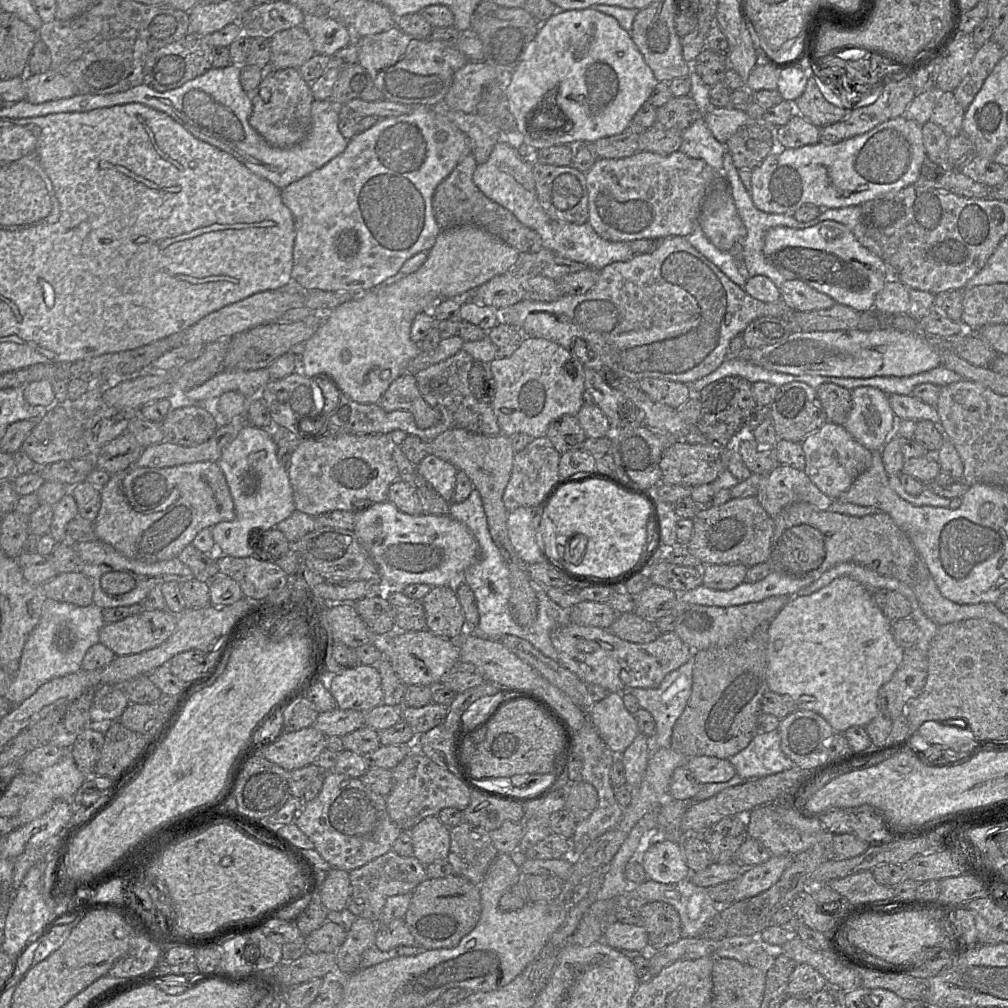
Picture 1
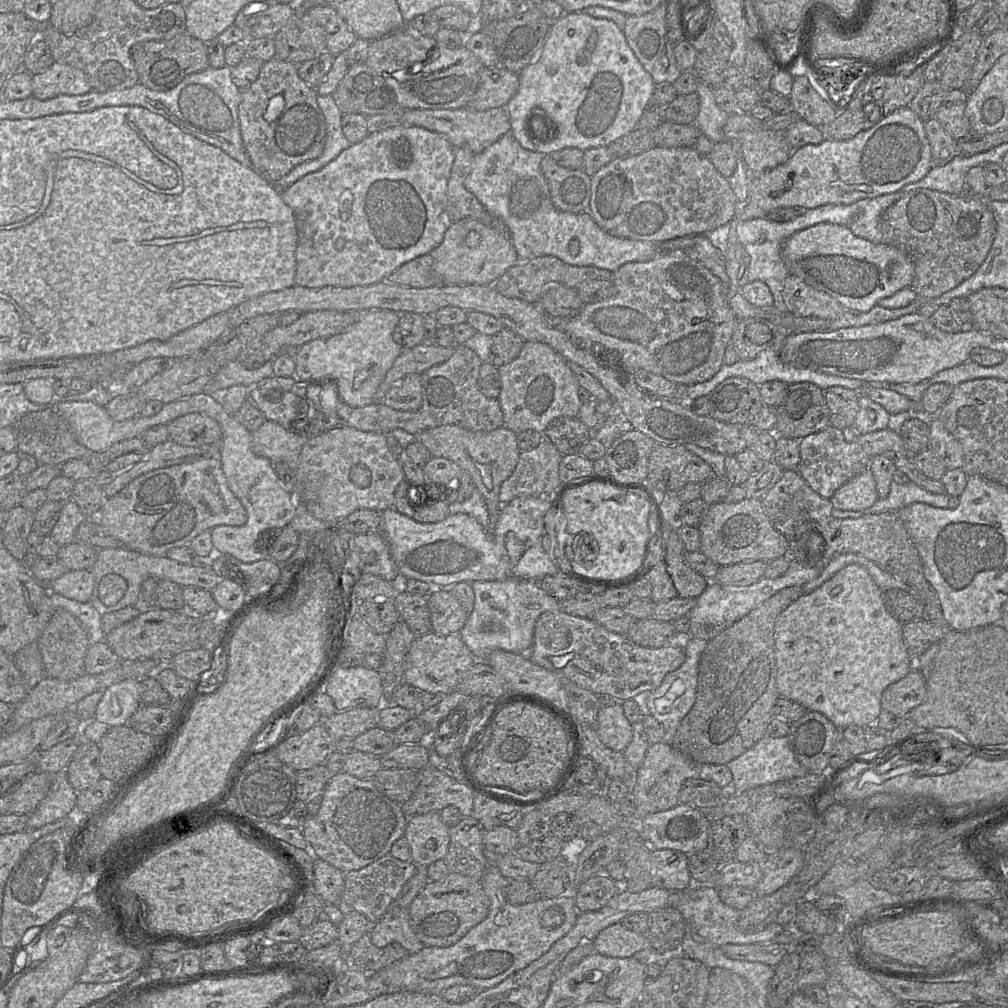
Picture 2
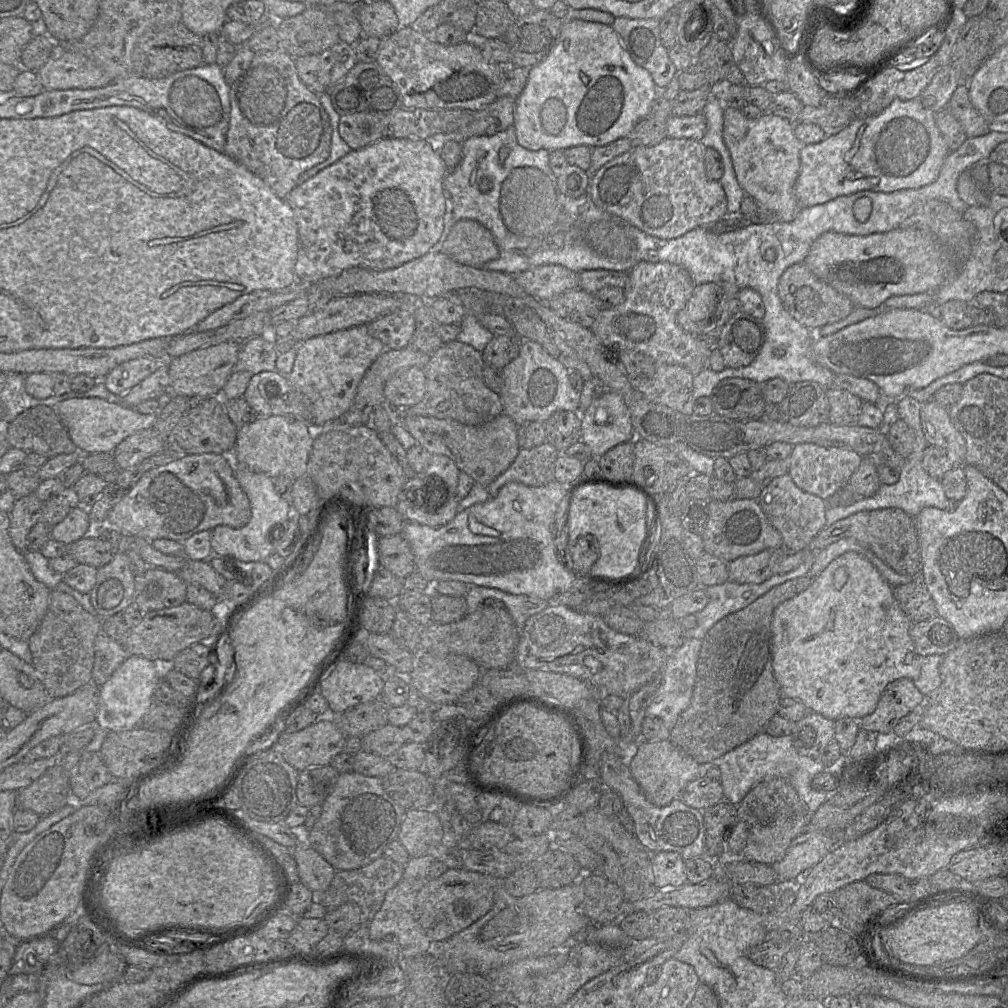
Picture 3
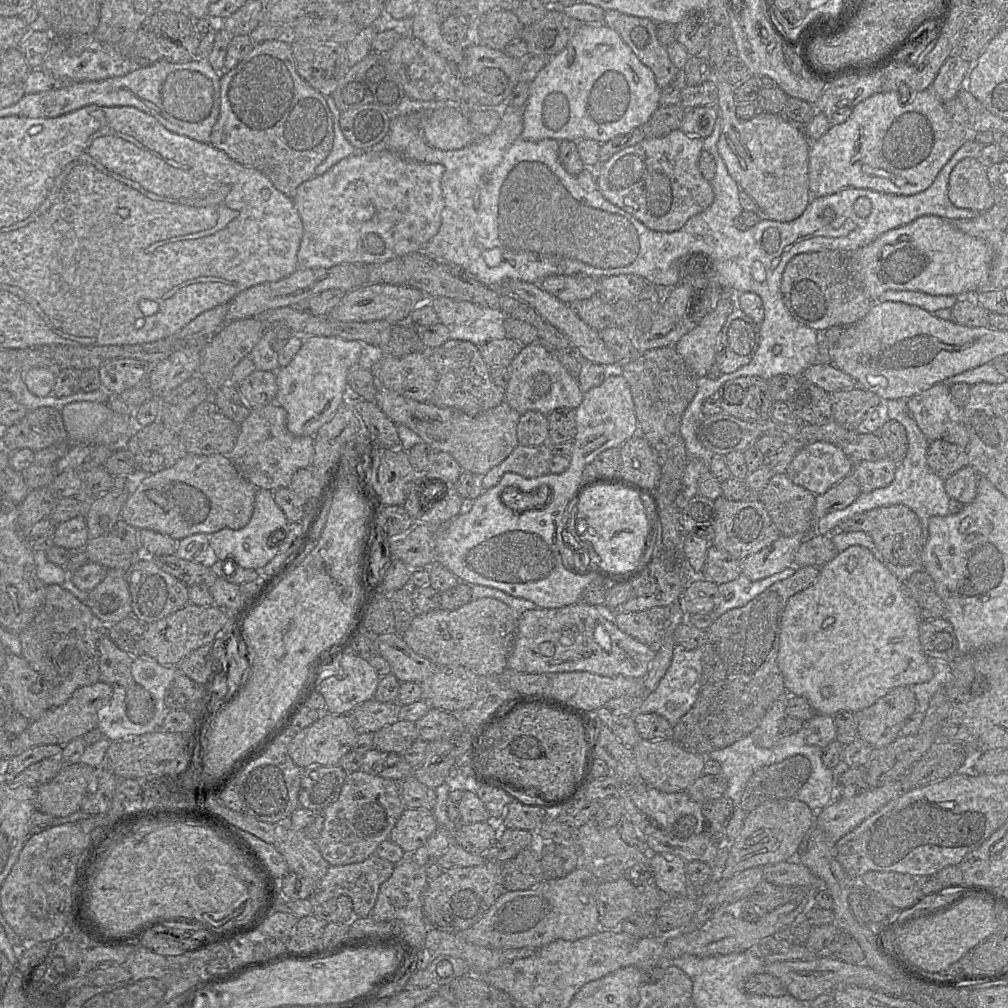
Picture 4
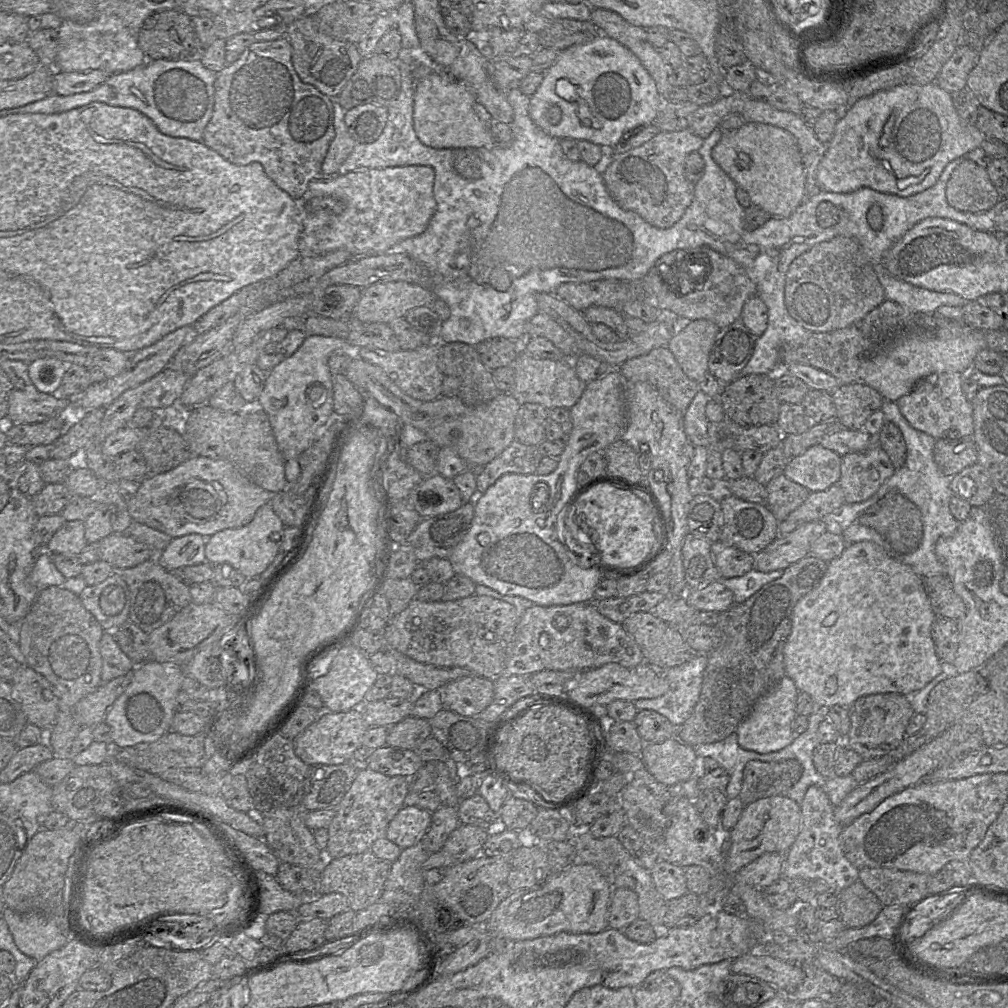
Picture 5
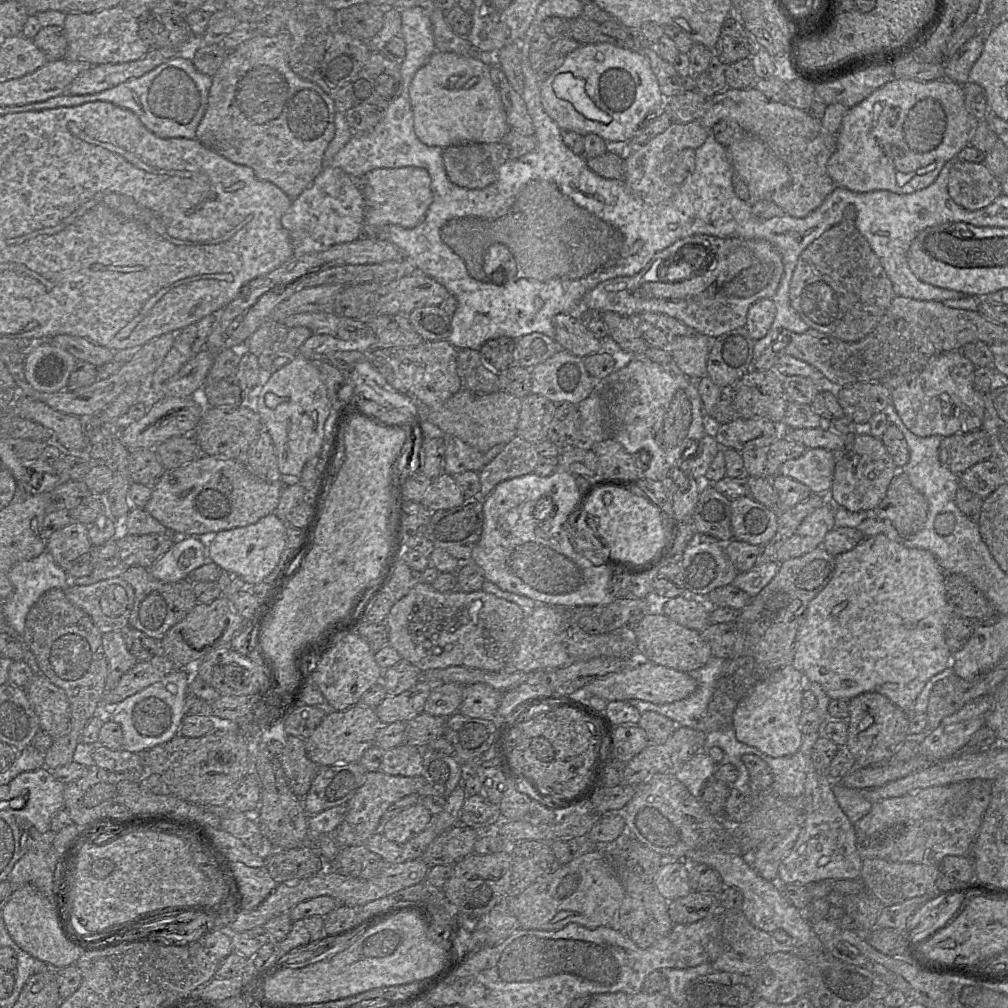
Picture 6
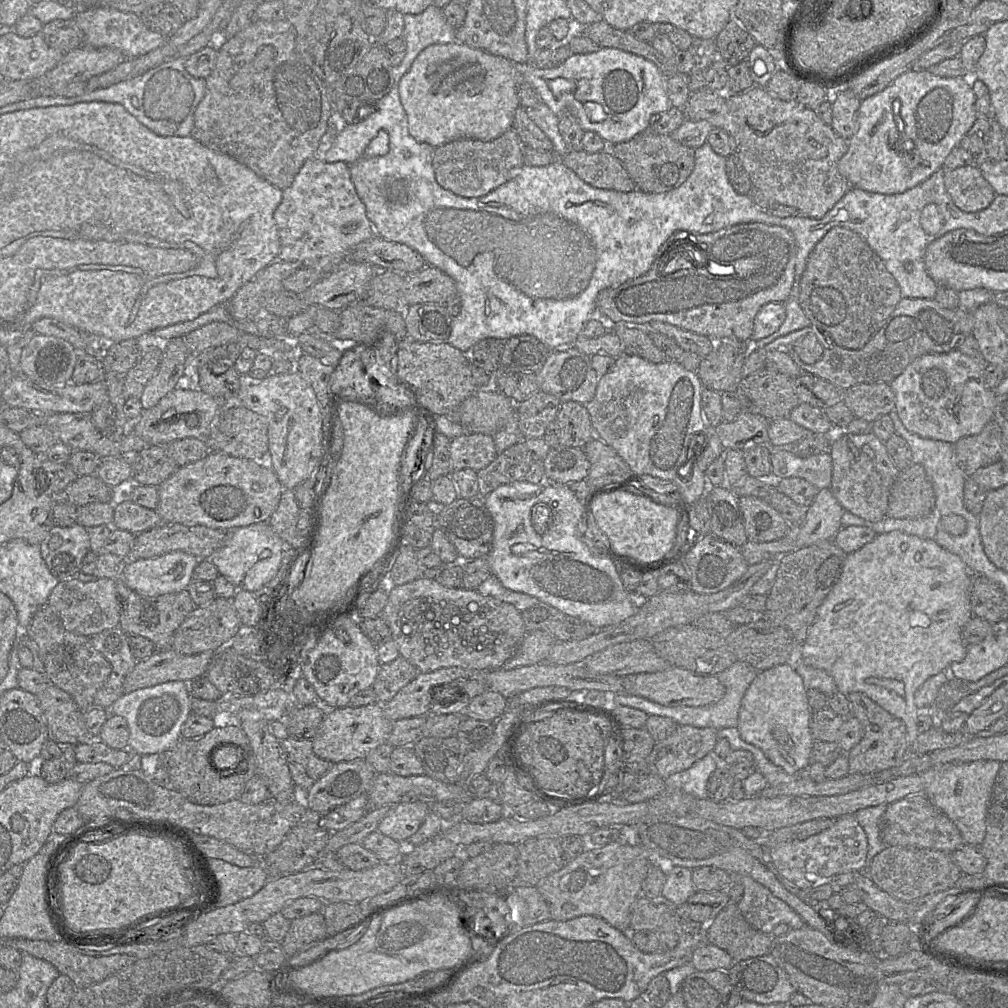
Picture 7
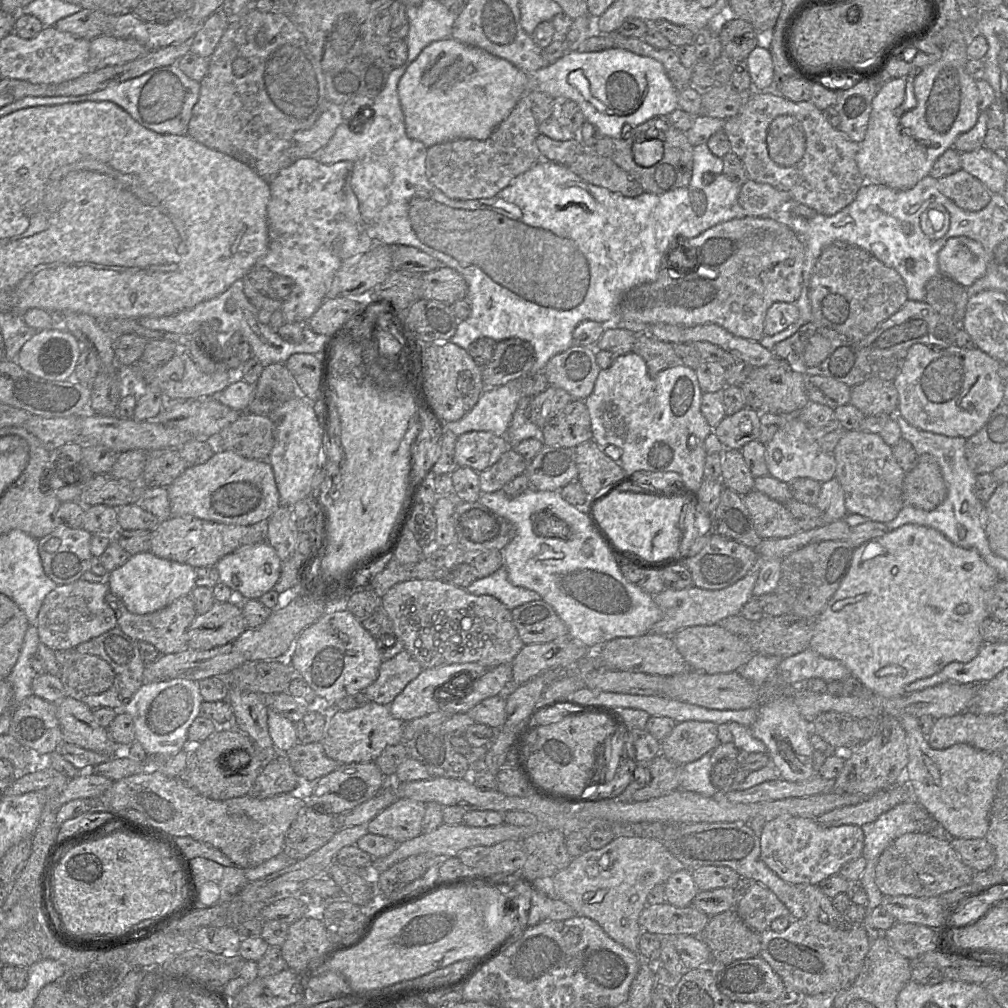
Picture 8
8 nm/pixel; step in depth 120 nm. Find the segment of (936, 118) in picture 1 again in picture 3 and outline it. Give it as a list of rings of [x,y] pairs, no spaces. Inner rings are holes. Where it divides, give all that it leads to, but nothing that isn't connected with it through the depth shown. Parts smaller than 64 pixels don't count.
[[[962,82],[957,86],[946,108],[960,122],[969,138],[985,135],[992,129],[992,125],[972,105],[967,82]]]

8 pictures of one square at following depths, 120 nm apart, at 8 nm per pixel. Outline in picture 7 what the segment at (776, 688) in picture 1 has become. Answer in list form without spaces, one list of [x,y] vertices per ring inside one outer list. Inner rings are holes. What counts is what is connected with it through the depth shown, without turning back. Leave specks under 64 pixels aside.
[[[897,530],[876,535],[871,542],[847,555],[841,576],[817,609],[805,642],[802,646],[796,646],[795,659],[800,659],[804,664],[813,668],[825,670],[834,679],[838,691],[846,696],[852,692],[862,692],[891,715],[898,718],[906,728],[910,754],[911,744],[919,735],[917,718],[921,711],[915,705],[916,692],[927,679],[941,671],[949,670],[952,663],[961,662],[966,656],[967,646],[962,640],[961,631],[964,625],[974,616],[970,604],[972,575],[960,557],[942,548],[932,540],[922,539]]]

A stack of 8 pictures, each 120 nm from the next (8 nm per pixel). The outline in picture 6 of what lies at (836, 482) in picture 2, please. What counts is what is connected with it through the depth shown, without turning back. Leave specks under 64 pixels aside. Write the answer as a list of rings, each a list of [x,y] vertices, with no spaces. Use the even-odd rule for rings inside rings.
[[[806,449],[797,459],[786,461],[779,474],[807,486],[812,493],[828,494],[833,483],[836,453],[825,449]]]

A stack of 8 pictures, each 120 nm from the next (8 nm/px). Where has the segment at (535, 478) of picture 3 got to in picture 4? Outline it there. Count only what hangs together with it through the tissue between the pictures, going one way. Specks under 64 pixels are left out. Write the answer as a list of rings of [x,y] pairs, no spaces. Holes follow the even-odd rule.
[[[549,443],[538,446],[518,444],[506,459],[484,475],[483,488],[486,491],[494,487],[507,472],[527,478],[548,474],[553,456]]]

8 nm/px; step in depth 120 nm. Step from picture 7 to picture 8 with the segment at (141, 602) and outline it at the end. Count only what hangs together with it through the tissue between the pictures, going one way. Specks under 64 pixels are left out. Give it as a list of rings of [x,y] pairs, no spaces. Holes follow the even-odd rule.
[[[108,592],[105,601],[115,612],[117,627],[137,642],[152,644],[160,655],[175,654],[188,648],[187,633],[197,615],[191,595],[183,596],[163,609],[143,615],[129,612],[122,599],[113,593]]]

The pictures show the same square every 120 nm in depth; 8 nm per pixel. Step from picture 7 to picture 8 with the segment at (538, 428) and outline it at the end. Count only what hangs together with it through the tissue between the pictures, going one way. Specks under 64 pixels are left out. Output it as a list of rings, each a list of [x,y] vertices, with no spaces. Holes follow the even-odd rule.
[[[549,385],[531,398],[528,418],[542,428],[572,400],[573,397],[564,389]]]

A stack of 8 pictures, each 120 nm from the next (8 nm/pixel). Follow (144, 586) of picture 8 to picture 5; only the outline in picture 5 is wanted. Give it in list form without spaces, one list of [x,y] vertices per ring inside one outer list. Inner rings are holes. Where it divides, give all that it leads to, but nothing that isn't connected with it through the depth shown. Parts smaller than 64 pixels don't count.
[[[188,534],[173,538],[166,548],[156,555],[159,565],[168,571],[198,565],[206,561],[205,544],[210,536]]]

